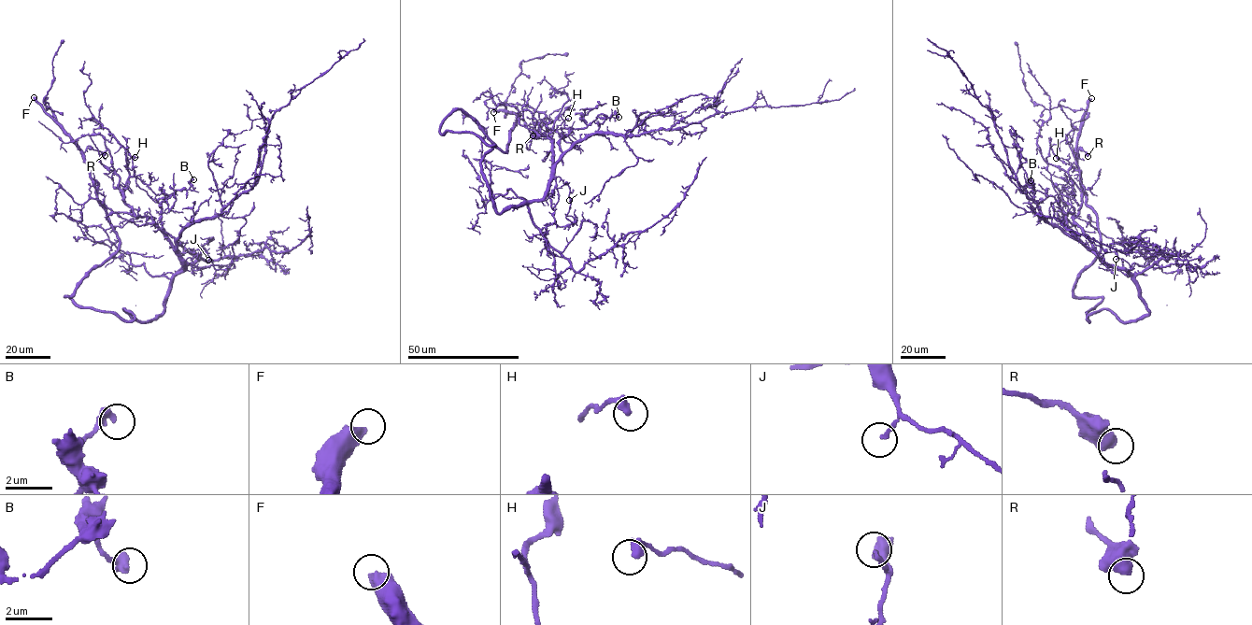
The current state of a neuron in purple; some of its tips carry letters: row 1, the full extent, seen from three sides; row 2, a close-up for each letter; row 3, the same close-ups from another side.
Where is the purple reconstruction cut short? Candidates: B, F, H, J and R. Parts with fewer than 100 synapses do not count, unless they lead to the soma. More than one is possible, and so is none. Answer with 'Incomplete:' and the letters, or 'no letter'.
Incomplete: F

